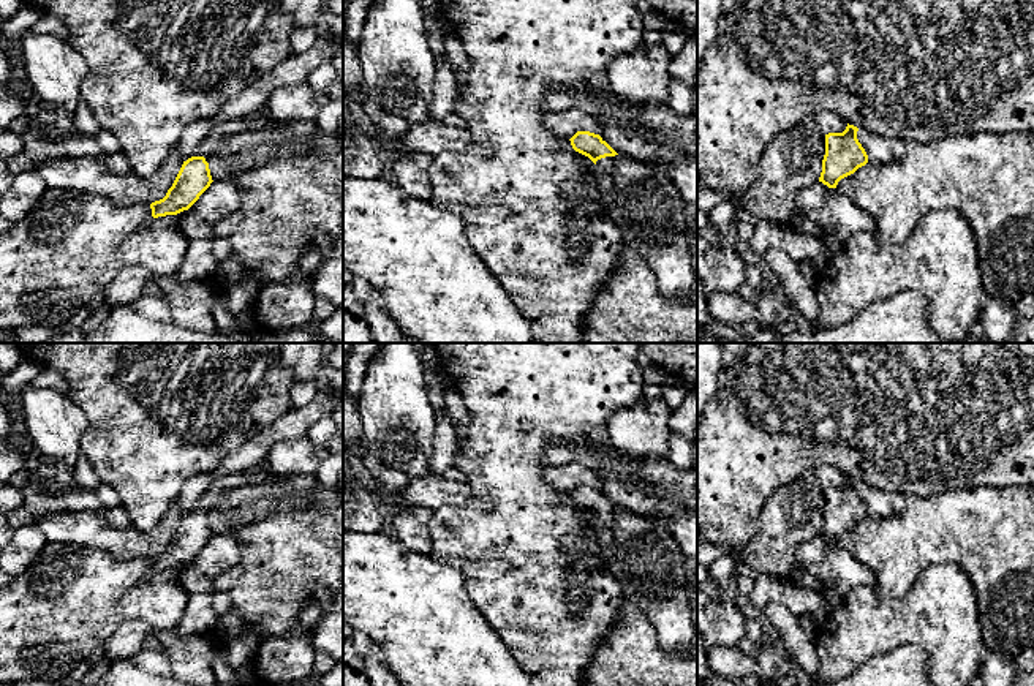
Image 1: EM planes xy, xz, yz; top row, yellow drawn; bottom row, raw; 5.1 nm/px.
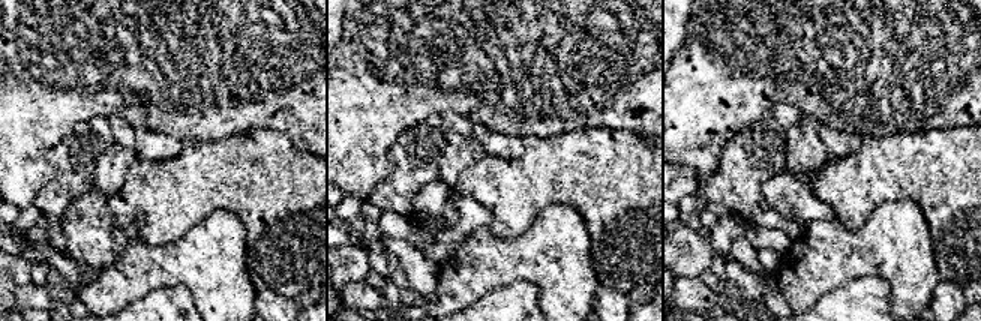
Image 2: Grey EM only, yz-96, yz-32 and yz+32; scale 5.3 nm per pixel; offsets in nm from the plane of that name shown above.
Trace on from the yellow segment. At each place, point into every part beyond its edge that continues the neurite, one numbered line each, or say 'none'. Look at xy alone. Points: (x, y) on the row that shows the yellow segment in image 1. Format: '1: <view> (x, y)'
none

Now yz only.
none

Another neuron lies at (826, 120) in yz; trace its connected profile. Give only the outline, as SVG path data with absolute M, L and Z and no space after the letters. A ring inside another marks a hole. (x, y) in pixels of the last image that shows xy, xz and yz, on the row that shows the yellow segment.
M819 111L813 117L813 123L824 133L843 133L847 126L847 123L835 112L832 111Z

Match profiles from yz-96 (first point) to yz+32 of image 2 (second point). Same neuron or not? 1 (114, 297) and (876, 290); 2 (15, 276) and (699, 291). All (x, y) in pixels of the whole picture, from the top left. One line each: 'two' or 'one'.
1: two
2: two

